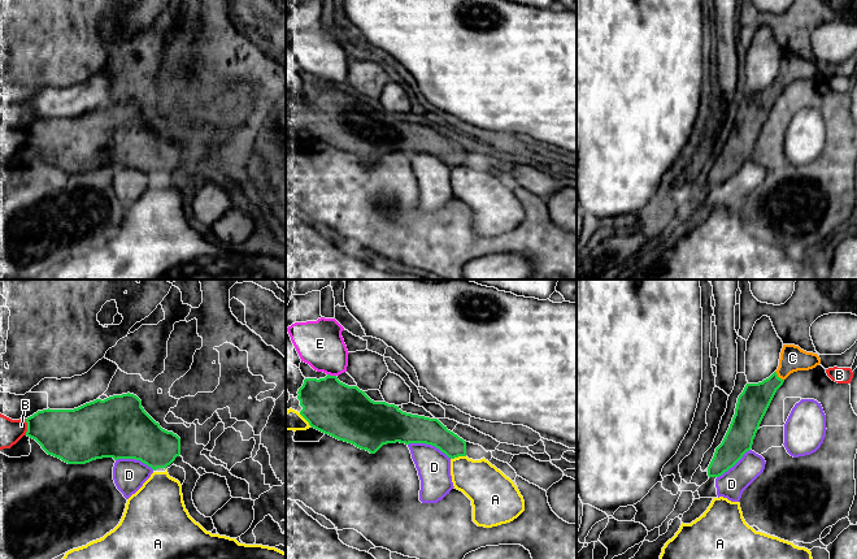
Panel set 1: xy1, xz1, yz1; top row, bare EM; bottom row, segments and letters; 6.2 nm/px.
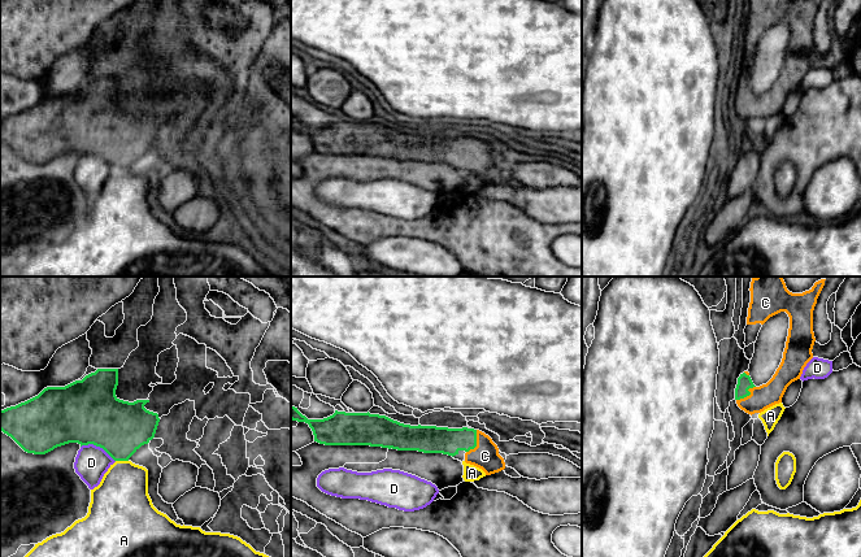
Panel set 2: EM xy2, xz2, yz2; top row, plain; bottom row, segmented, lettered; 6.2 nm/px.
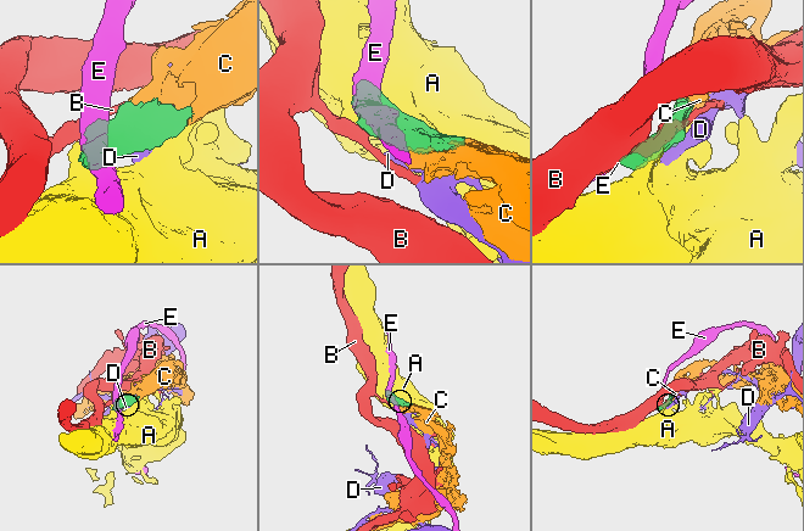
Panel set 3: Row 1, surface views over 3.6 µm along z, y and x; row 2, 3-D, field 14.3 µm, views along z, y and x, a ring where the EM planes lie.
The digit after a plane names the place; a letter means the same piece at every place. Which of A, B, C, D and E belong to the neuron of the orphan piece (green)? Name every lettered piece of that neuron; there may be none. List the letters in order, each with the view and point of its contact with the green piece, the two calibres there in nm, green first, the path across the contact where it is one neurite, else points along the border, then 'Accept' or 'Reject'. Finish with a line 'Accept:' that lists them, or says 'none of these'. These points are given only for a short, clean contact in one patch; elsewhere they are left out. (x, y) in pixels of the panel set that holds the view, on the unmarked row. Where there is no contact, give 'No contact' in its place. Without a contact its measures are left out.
A: Touches green at xz1 (457, 165). Thickness 160 nm (green) against 260 nm. Reject
B: Touches green at xy1 (27, 135). Thickness 300 nm (green) against 140 nm. Reject
C: Touches green at xz2 (475, 152). Thickness 160 nm (green) against 160 nm. Accept
D: Touches green at xz1 (430, 152). Thickness 200 nm (green) against 200 nm. Boundary: xz1 (408, 152), (430, 152), (451, 167). Reject
E: Touches green at xz1 (331, 85). Thickness 340 nm (green) against 280 nm. Boundary: xz1 (327, 82), (335, 85). Reject
Accept: C

